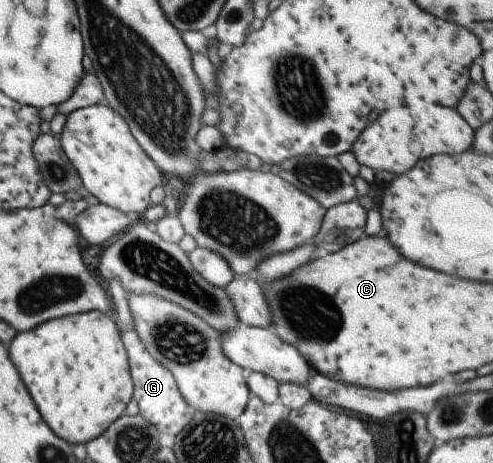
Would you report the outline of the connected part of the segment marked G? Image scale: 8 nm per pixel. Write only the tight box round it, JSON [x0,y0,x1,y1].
[122,332,193,436]

